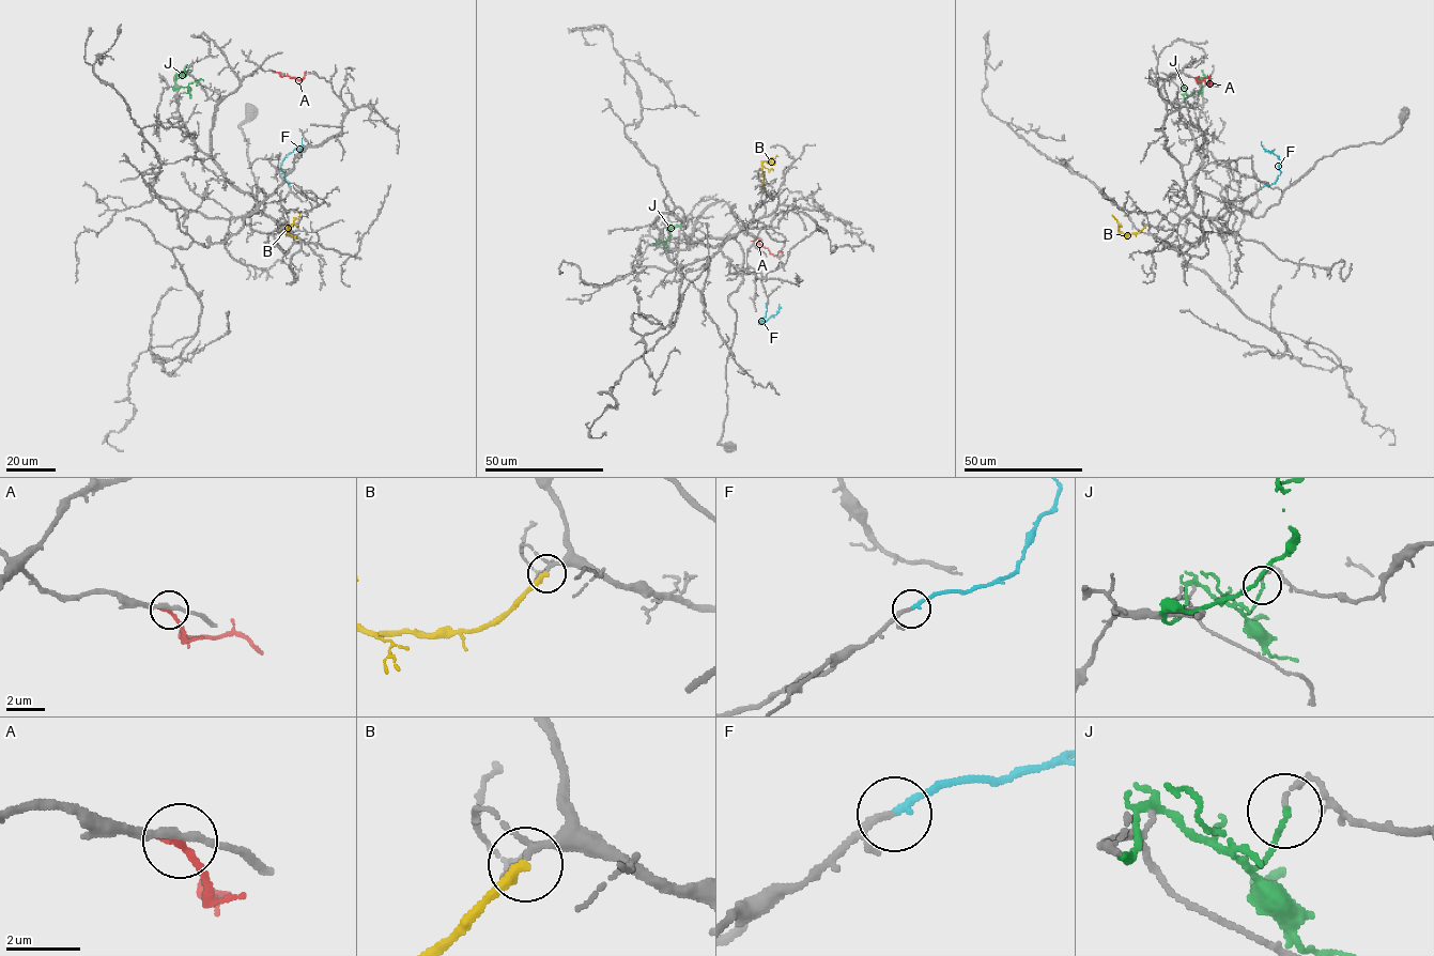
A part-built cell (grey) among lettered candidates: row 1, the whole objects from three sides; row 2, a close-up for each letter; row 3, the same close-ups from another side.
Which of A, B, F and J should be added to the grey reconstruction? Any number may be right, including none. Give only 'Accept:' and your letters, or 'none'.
Accept: B, F

